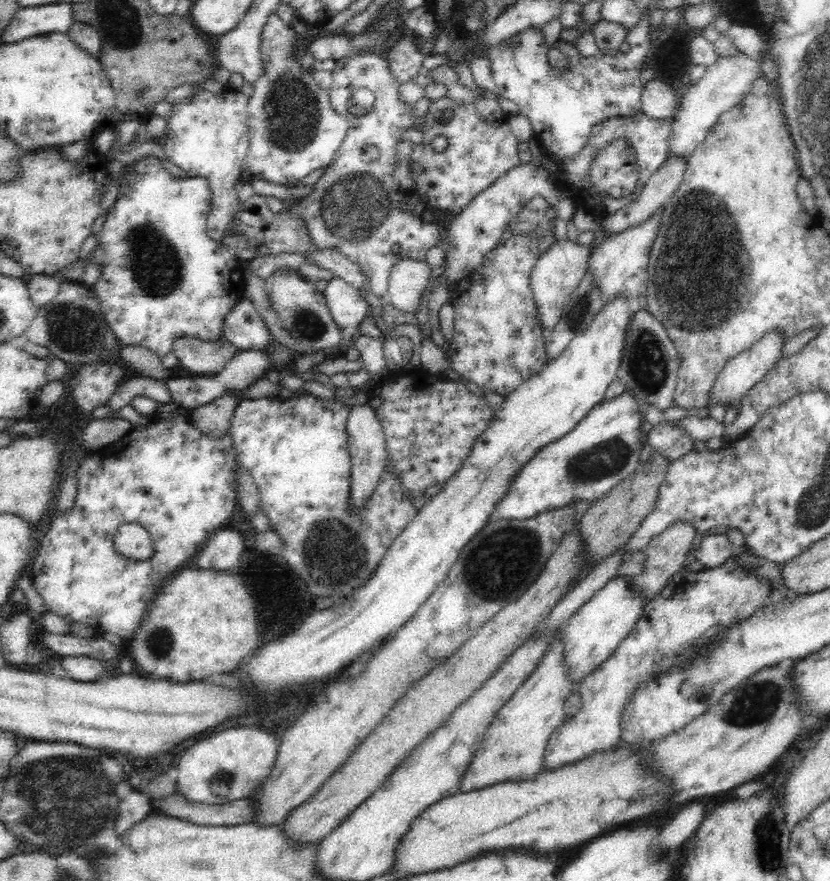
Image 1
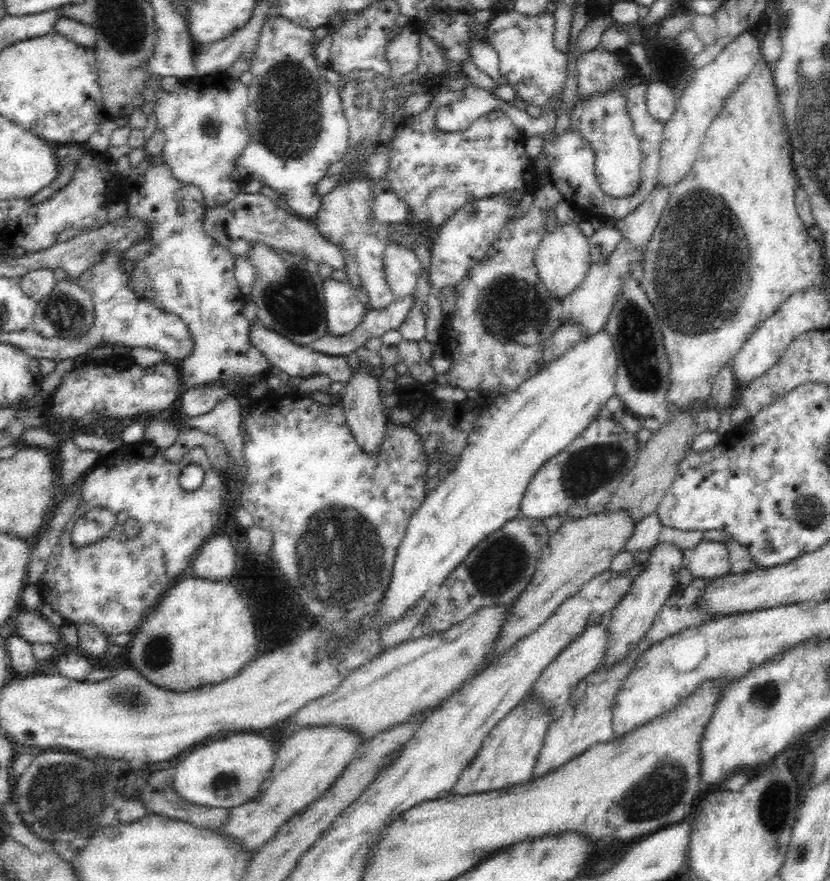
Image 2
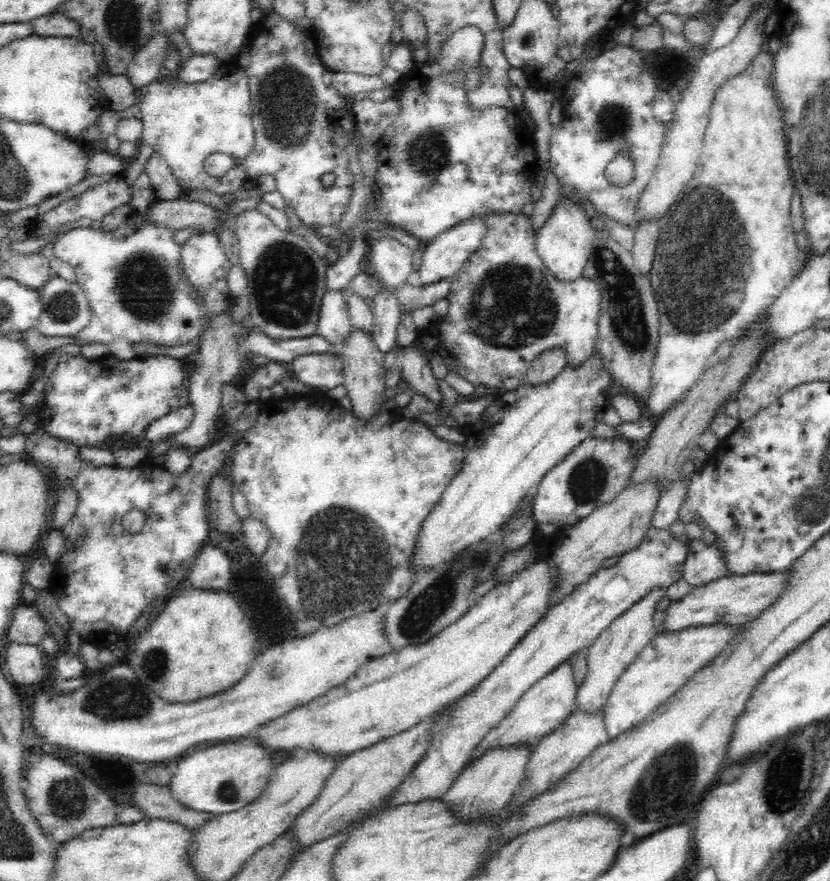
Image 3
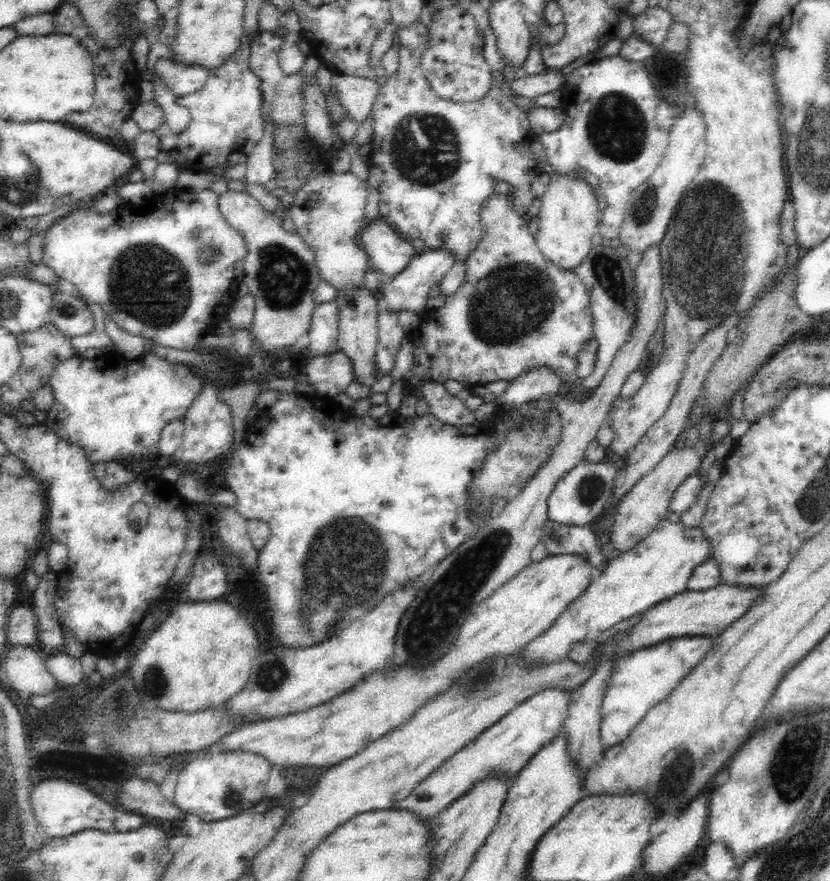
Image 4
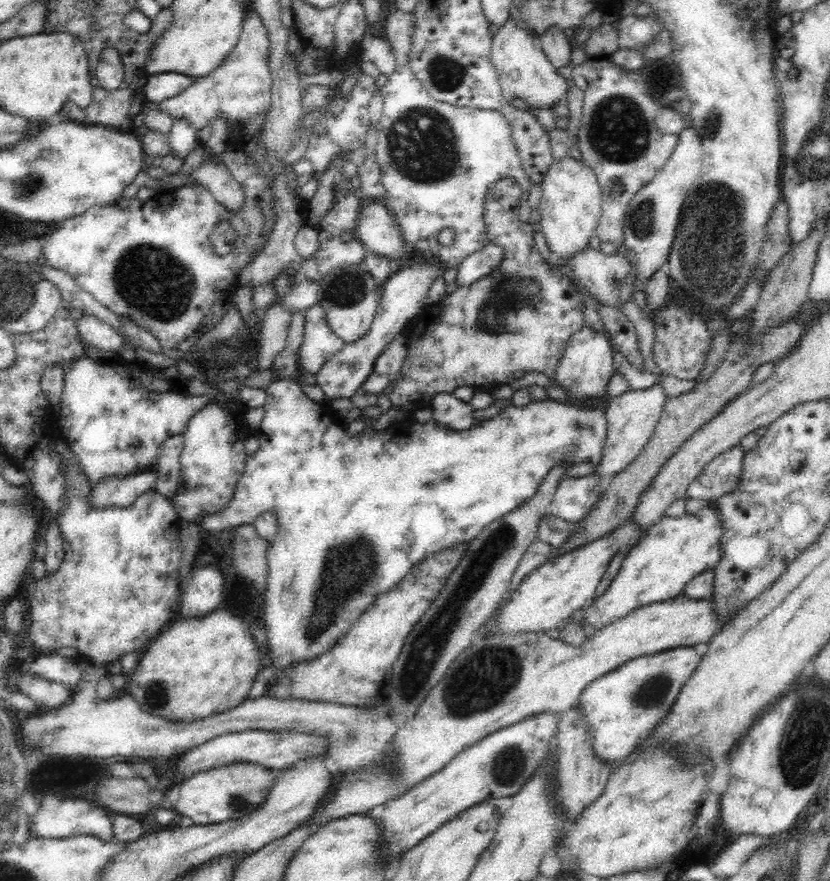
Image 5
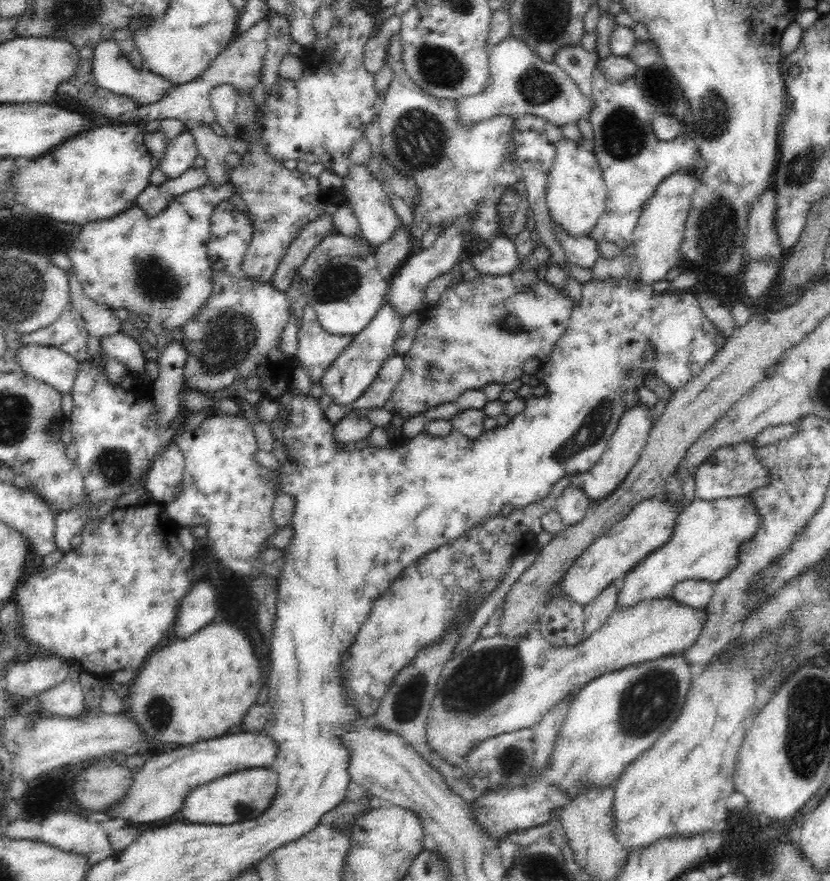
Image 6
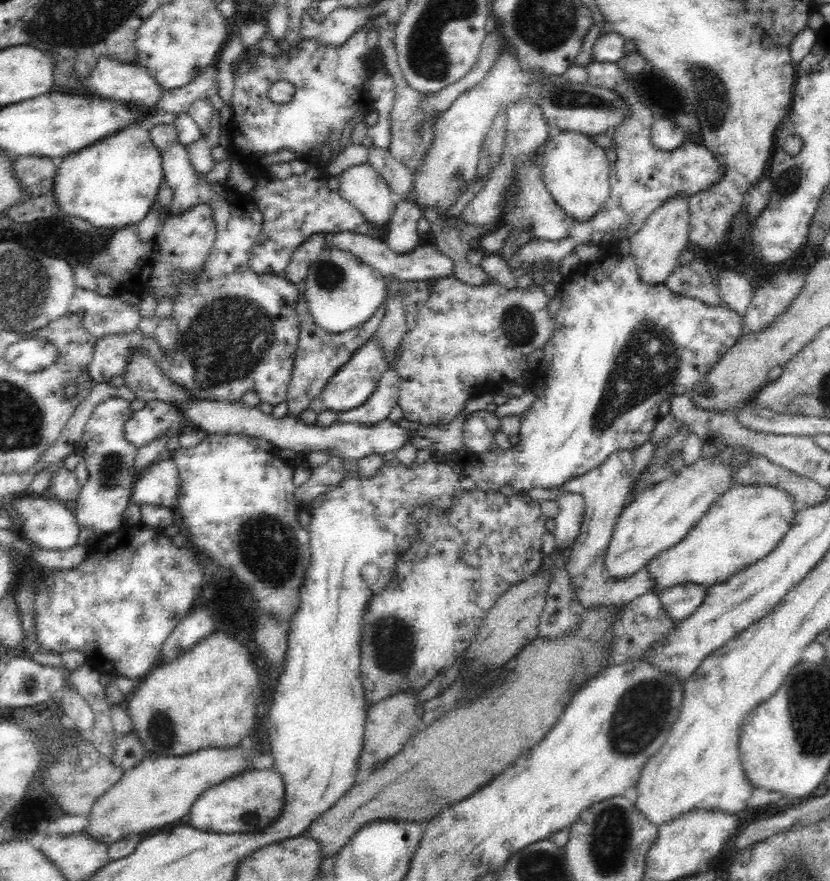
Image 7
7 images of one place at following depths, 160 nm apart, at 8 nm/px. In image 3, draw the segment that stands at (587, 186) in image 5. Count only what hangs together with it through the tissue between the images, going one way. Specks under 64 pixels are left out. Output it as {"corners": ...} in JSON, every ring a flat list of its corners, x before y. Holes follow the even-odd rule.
{"corners":[[571,195,560,202,548,222,537,230,535,240,536,252,550,273,560,281,574,282,583,276,583,272,589,259,589,250,597,241,595,231,590,226,590,217,575,204]]}

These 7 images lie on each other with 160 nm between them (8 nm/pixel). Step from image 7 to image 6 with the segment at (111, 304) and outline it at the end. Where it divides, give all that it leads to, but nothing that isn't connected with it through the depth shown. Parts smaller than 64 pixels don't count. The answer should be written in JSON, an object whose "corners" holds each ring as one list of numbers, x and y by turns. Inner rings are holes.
{"corners":[[72,270,64,271,68,275,69,300,85,320,87,332,91,336,98,336,98,338,120,333,120,325,123,322,114,316,112,309,106,305,98,304,94,299,86,296,74,272]]}

